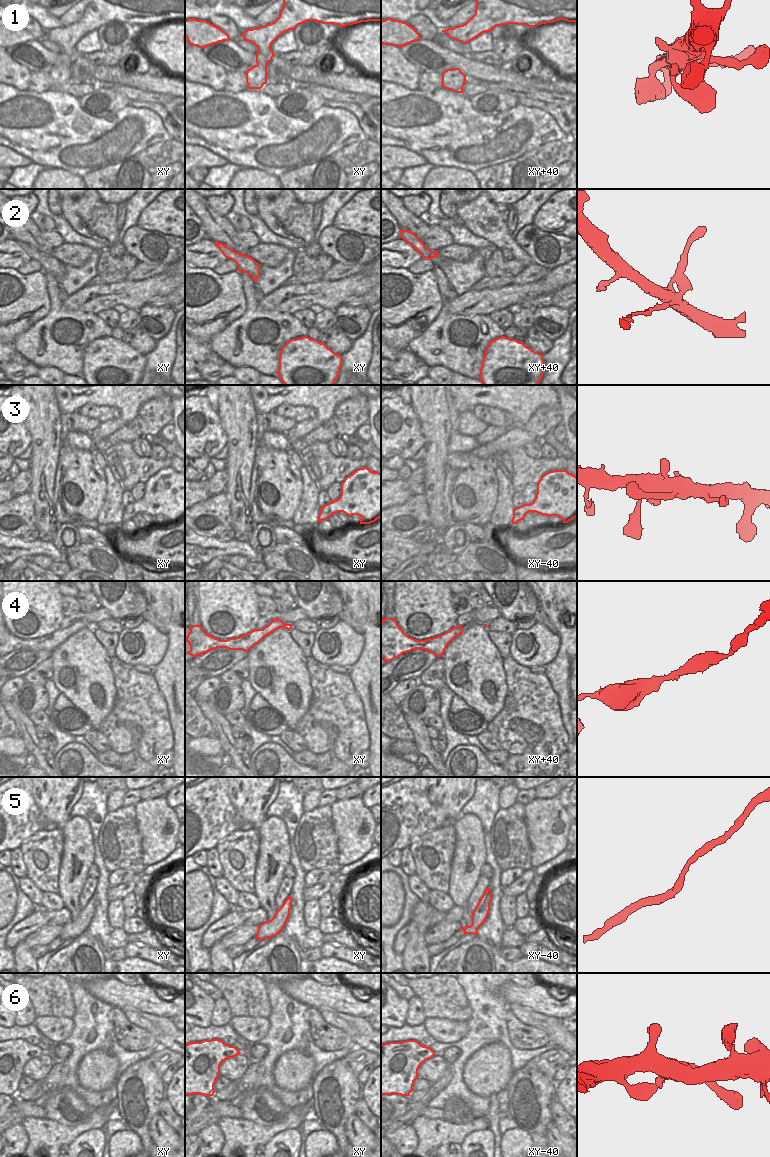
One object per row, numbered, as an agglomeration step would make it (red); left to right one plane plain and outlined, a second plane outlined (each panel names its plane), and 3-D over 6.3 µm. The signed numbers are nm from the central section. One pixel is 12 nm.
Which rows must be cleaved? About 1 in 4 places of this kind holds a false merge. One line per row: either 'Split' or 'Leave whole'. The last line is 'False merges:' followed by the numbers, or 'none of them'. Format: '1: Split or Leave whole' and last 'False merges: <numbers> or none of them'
1: Leave whole
2: Leave whole
3: Leave whole
4: Leave whole
5: Leave whole
6: Leave whole
False merges: none of them

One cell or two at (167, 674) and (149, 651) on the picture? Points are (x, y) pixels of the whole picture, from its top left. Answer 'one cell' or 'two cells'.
two cells

